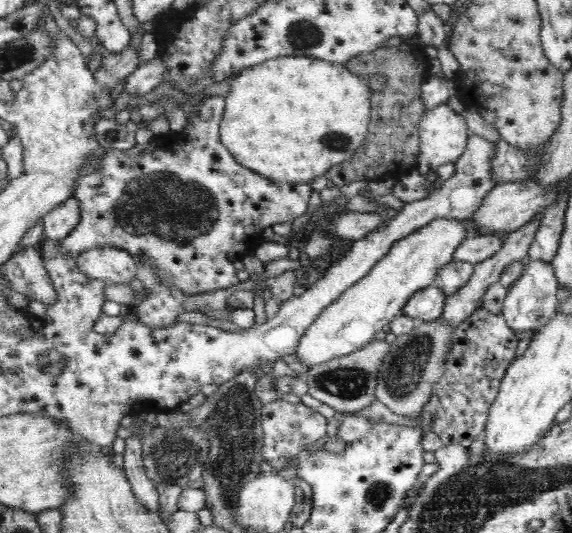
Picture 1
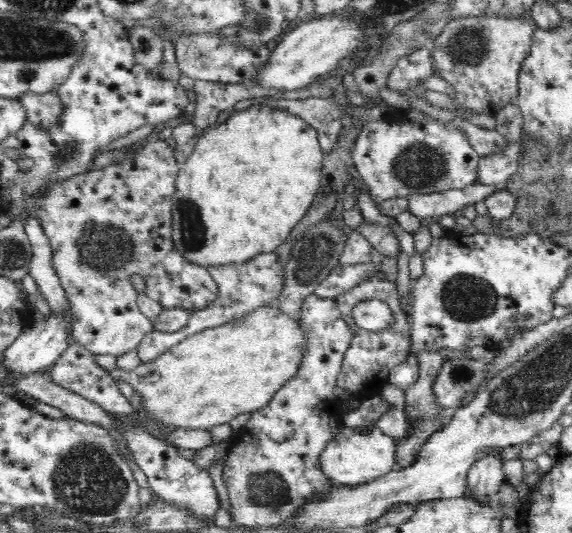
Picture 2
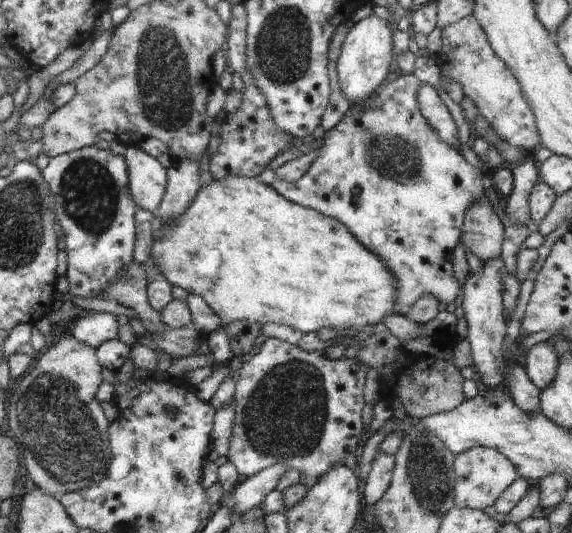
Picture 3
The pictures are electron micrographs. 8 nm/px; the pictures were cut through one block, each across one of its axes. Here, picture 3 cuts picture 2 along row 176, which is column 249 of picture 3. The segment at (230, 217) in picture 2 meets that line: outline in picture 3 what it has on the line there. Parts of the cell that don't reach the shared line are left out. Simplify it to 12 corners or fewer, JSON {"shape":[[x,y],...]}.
{"shape":[[257,177],[215,179],[152,263],[225,325],[360,332],[385,260]]}

